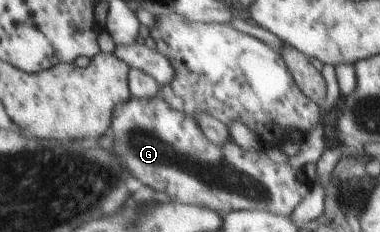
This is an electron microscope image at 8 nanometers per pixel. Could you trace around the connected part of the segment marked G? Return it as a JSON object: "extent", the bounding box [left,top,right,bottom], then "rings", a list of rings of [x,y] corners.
{"extent":[107,96,312,216],"rings":[[[161,96],[148,100],[131,97],[128,103],[115,106],[107,139],[111,137],[115,139],[115,155],[123,159],[123,167],[129,175],[135,175],[139,183],[147,183],[147,187],[159,191],[159,195],[167,195],[164,197],[167,200],[211,208],[221,216],[245,210],[268,211],[280,216],[289,216],[311,189],[312,181],[304,169],[291,167],[285,159],[279,158],[267,148],[262,154],[243,153],[232,139],[221,148],[214,146],[203,135],[195,119],[171,109]]]}

